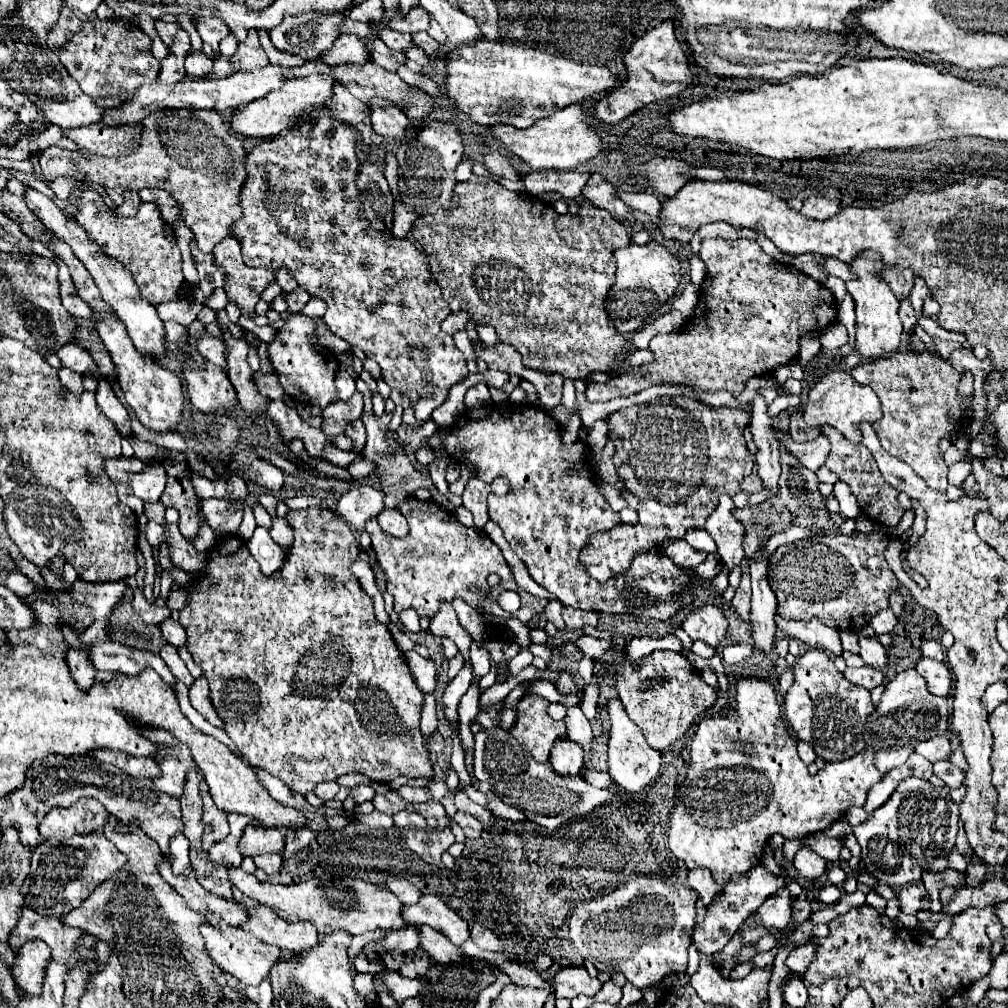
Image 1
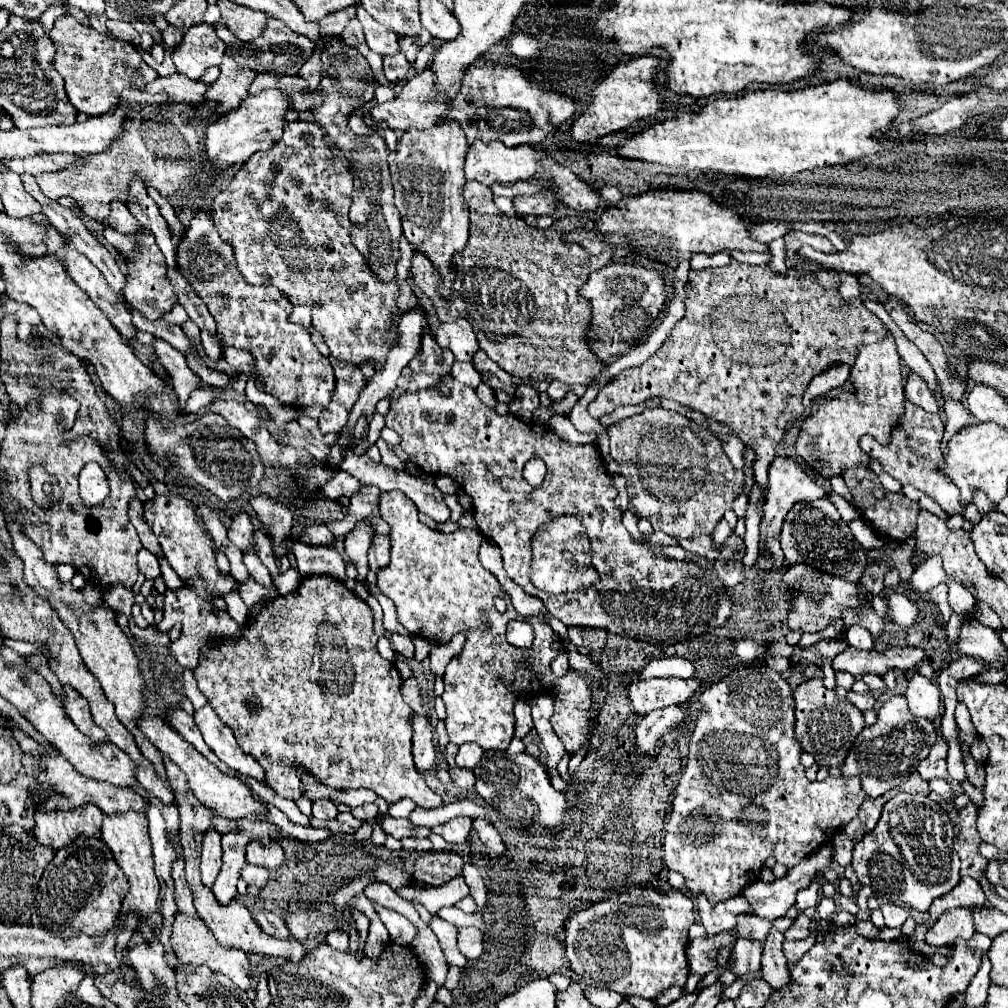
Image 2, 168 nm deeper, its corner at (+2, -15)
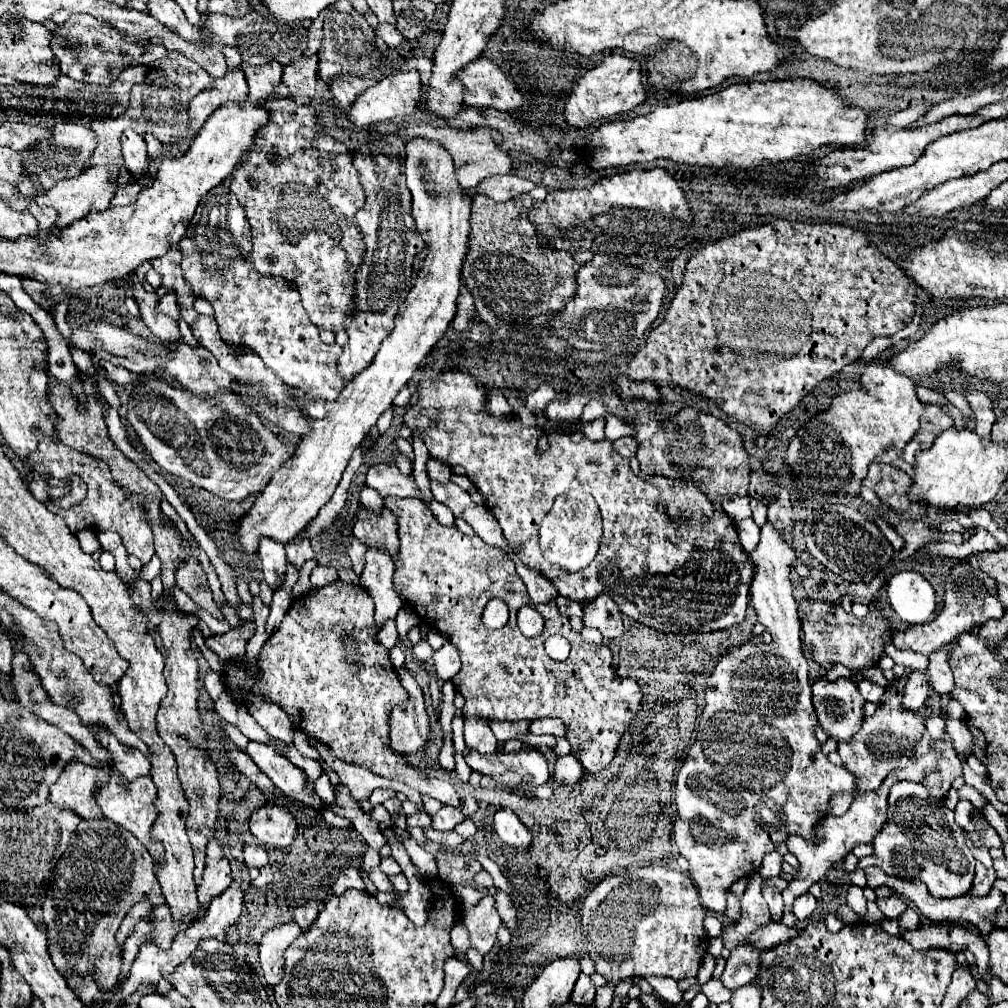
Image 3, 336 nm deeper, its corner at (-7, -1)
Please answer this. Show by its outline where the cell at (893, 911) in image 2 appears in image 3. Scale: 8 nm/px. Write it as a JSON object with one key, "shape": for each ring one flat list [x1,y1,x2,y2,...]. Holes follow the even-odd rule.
{"shape":[[897,896,881,898,881,900,877,898,877,906,885,914,885,918,899,918,907,910,907,904,901,898,897,898]]}

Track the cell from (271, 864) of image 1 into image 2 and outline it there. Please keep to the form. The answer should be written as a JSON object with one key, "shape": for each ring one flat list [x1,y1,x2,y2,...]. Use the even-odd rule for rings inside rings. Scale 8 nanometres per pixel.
{"shape":[[246,864,242,870,240,870,240,878,246,882,246,884,254,884,258,888,262,888,268,880,268,870,266,868,260,868,260,866,252,866,252,864]]}

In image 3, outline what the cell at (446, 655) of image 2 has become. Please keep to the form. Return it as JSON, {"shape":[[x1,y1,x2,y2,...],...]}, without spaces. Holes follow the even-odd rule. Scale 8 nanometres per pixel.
{"shape":[[449,640,435,650,433,654,433,668,437,672,439,680,451,680,459,668,461,668,461,658,459,658,459,650,455,650,455,644,451,644]]}

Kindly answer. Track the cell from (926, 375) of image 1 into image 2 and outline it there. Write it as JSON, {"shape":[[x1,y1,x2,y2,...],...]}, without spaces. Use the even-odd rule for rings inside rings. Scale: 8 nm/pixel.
{"shape":[[906,402,906,412,902,416,902,424,892,432,890,444,882,446,872,436,862,436,860,448,872,460,878,460,882,464,882,468,892,478,900,480,902,484,912,484,914,488,926,492,948,514,962,514,964,508,958,504,958,488,948,484,948,480,942,480,942,476,938,476,938,468,934,468,934,464,938,464,938,460,942,460,940,442,942,442,942,420,940,420,940,416,928,414,920,406]]}

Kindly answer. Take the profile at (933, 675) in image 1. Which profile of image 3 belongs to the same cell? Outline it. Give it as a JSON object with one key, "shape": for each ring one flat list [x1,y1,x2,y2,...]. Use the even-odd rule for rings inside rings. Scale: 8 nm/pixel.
{"shape":[[919,670,911,672,909,678,907,678,903,694,905,694,903,708,907,708,907,710,921,710,927,704,927,700,931,698,931,694,933,694,931,682,927,680,927,674,919,672]]}

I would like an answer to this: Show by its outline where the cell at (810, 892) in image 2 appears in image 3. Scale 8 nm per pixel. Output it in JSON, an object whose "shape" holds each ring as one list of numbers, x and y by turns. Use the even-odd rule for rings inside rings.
{"shape":[[803,894,803,896,799,896,797,900,795,900,795,904,793,904,793,914,799,918,799,920,805,920,807,916,811,916,813,914,813,910,815,910,815,896,813,894]]}

